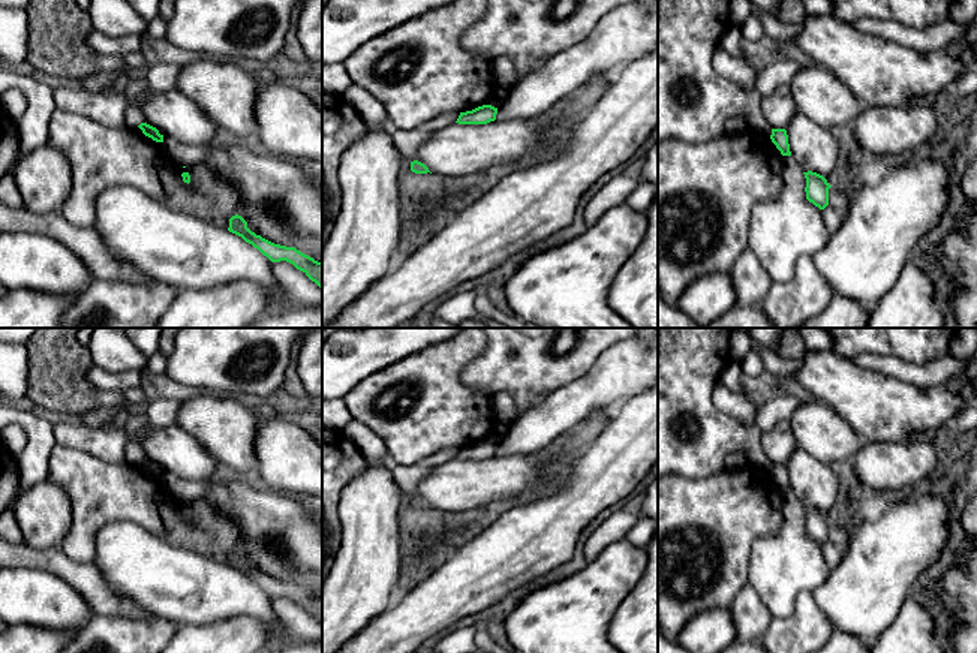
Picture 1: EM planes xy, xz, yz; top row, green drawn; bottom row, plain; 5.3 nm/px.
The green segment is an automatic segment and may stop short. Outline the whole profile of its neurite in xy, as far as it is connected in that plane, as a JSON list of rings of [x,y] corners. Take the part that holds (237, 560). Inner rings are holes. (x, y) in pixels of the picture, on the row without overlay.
[[[235,550],[229,554],[229,568],[241,572],[246,578],[258,584],[271,598],[286,596],[292,599],[297,605],[303,607],[312,617],[315,617],[322,625],[322,598],[301,589],[295,583],[286,583],[274,580],[261,571],[256,571],[247,563],[247,557]]]

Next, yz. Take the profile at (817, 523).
[[[812,506],[803,508],[806,514],[806,535],[812,538],[820,545],[829,541],[829,524],[832,523],[827,515]]]

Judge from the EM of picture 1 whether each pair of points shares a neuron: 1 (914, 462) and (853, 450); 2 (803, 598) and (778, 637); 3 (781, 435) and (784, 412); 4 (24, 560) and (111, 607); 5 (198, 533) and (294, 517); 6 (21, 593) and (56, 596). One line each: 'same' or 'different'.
1: same
2: same
3: different
4: same
5: different
6: same

